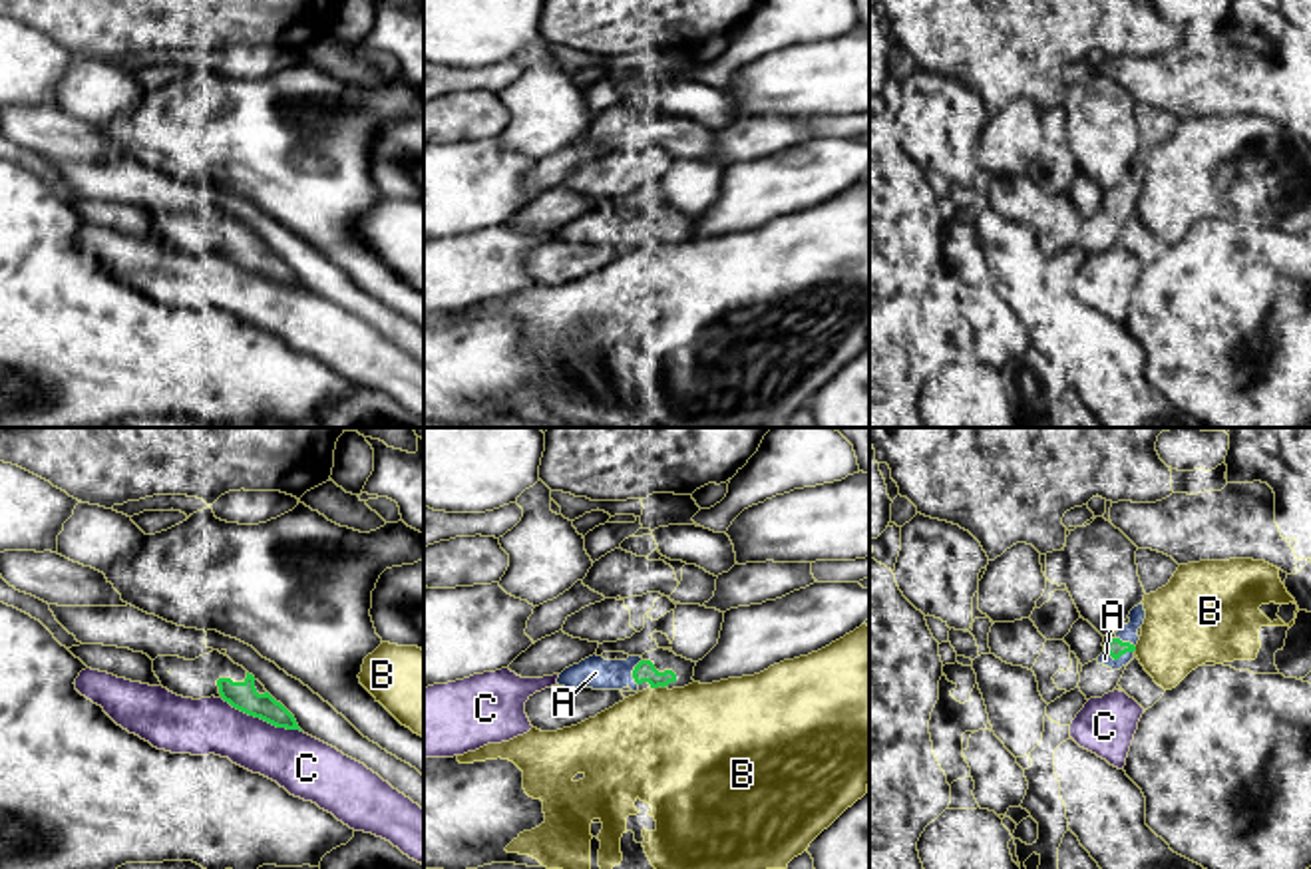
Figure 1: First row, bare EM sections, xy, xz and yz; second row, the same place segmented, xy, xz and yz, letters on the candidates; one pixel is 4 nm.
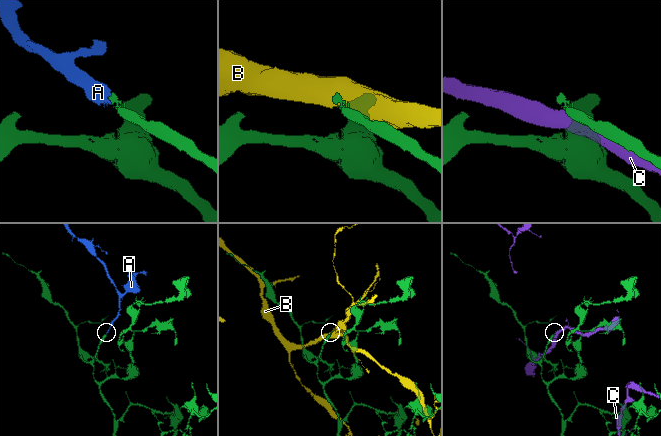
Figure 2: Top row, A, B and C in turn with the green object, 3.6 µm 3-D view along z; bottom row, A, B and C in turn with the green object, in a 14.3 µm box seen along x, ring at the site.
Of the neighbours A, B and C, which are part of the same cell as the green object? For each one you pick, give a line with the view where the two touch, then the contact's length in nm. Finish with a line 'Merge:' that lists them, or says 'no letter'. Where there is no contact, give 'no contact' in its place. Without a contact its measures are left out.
A: yz | 120 nm
Merge: A

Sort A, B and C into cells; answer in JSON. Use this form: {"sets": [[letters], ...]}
{"sets": [["A"], ["B"], ["C"]]}

